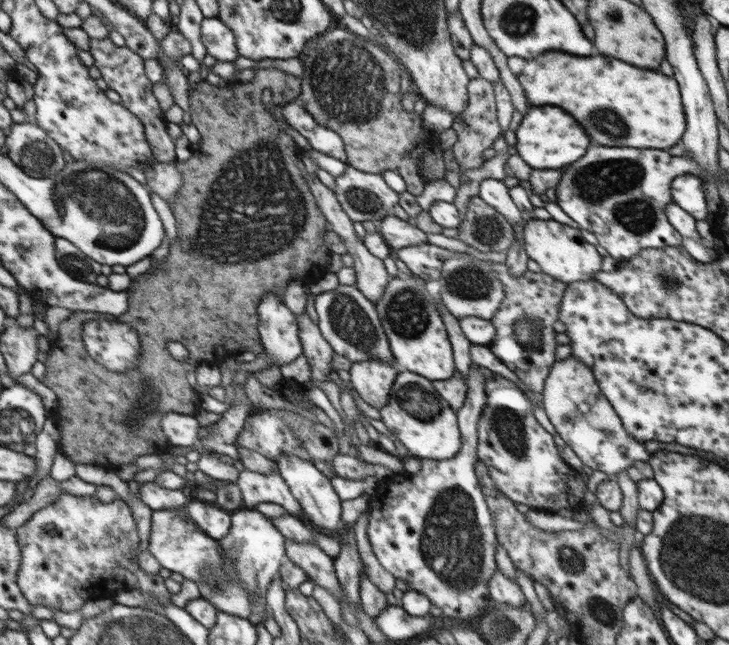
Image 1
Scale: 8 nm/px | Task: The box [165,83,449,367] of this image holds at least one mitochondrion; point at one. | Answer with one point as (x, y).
(254, 197)

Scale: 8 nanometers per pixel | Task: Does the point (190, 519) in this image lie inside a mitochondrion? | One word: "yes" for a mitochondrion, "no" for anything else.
no

